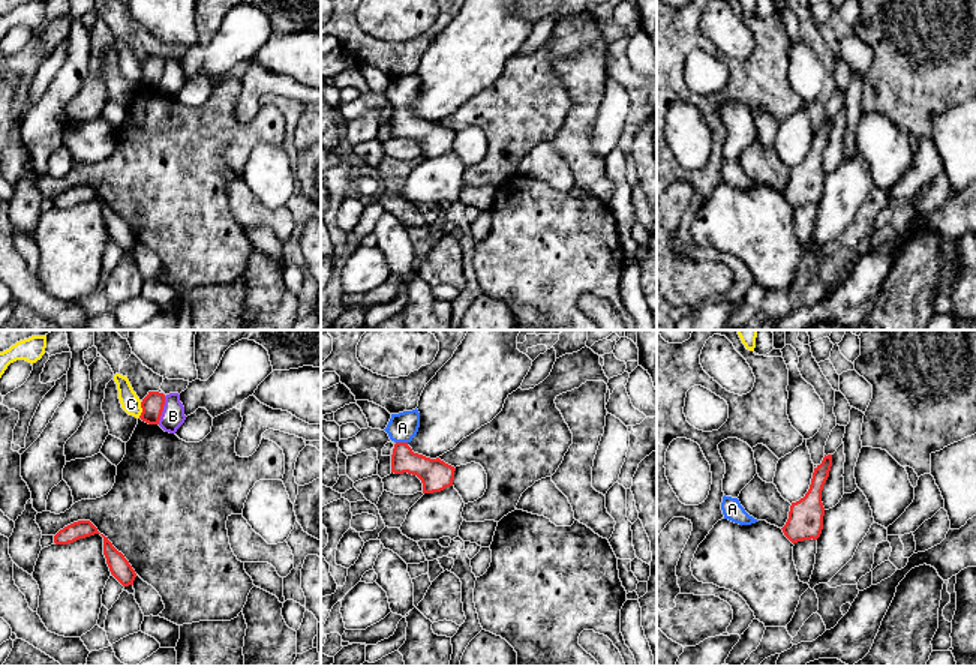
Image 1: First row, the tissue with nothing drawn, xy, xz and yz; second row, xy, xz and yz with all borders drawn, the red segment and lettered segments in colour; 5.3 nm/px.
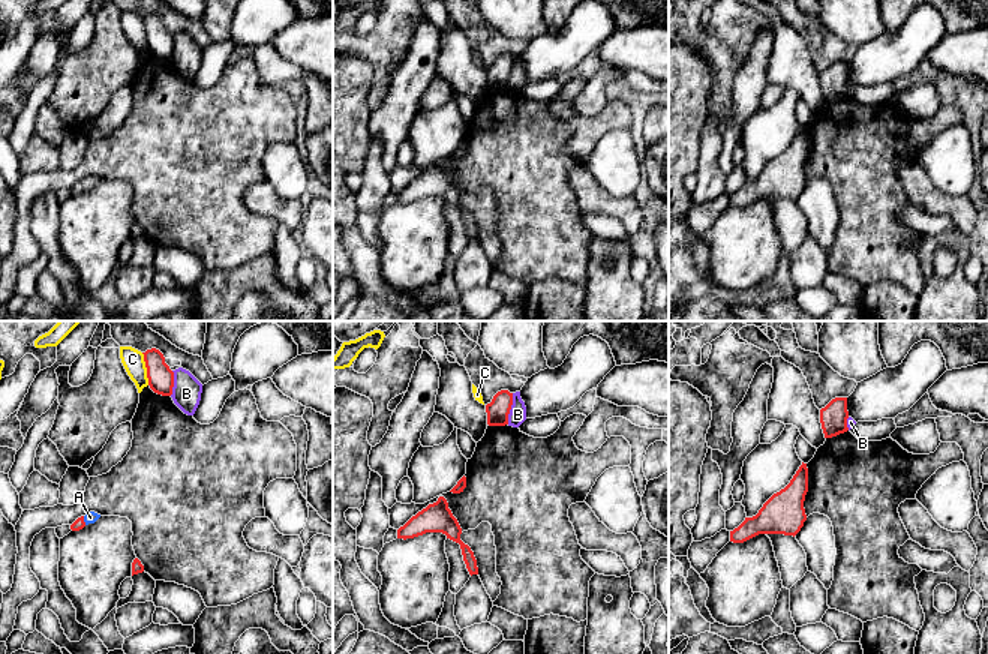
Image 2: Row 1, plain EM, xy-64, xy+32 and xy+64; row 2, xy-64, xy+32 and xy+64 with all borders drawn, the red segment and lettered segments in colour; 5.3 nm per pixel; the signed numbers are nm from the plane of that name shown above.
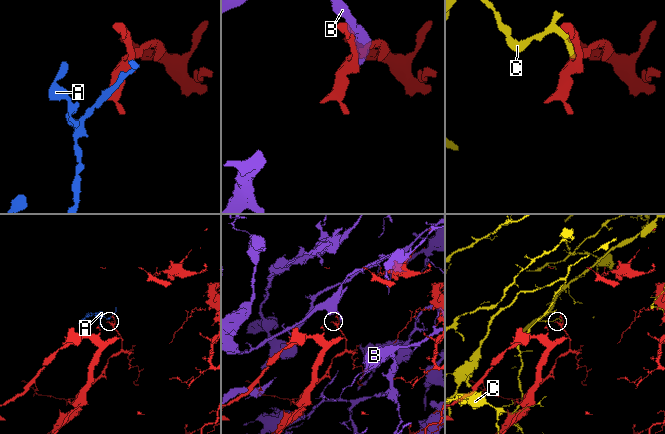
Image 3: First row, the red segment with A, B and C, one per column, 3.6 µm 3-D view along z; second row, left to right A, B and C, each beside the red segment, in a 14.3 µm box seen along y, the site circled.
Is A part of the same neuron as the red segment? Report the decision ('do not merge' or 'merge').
merge

